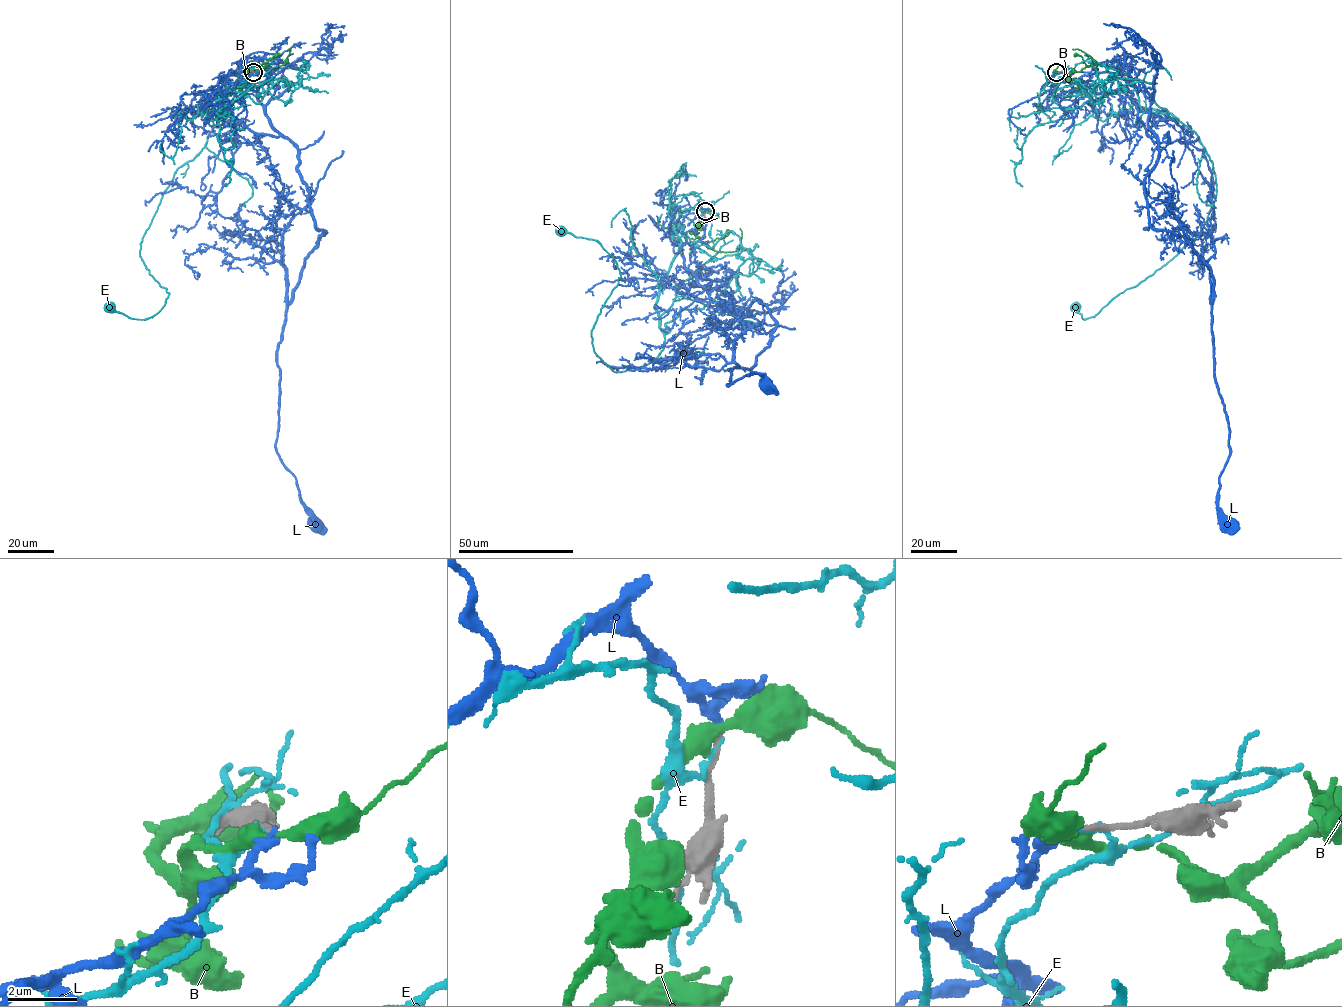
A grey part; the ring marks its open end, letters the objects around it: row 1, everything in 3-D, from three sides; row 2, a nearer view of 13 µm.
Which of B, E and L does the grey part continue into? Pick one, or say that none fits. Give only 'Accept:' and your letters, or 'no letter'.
Accept: no letter

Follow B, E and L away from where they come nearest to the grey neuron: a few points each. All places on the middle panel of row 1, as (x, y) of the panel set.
B: (704, 212), (695, 235), (713, 250), (734, 251), (742, 236), (739, 228)
E: (704, 213), (673, 208), (664, 348), (620, 372), (591, 329), (616, 261), (561, 230)
L: (705, 211), (671, 235), (711, 305), (769, 310), (771, 341), (727, 384), (767, 384)

